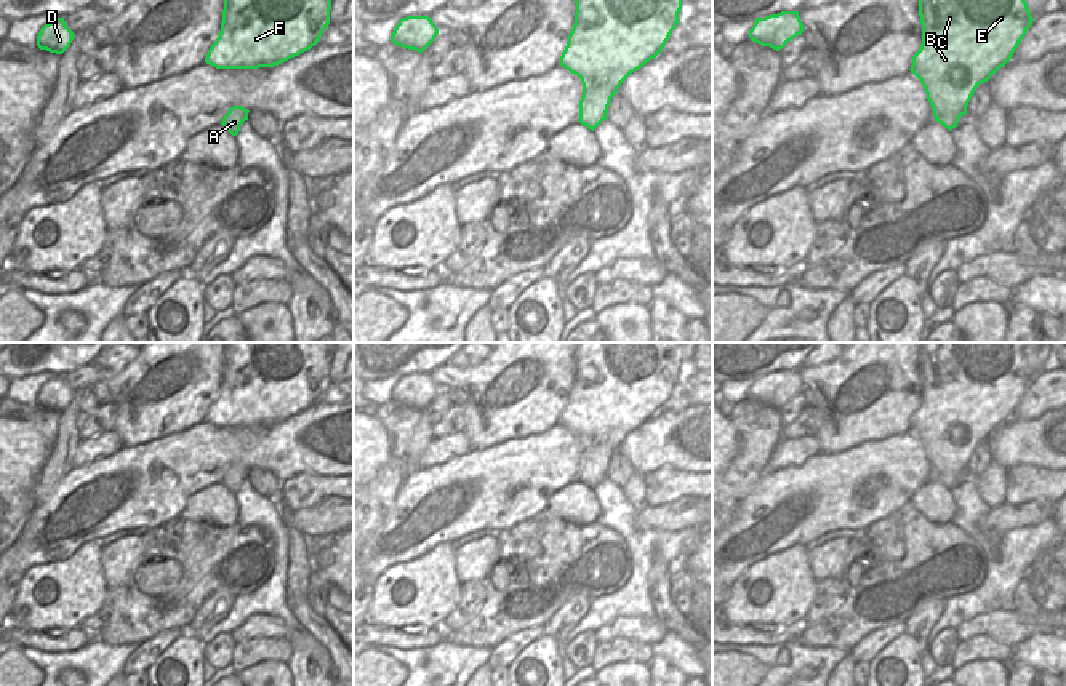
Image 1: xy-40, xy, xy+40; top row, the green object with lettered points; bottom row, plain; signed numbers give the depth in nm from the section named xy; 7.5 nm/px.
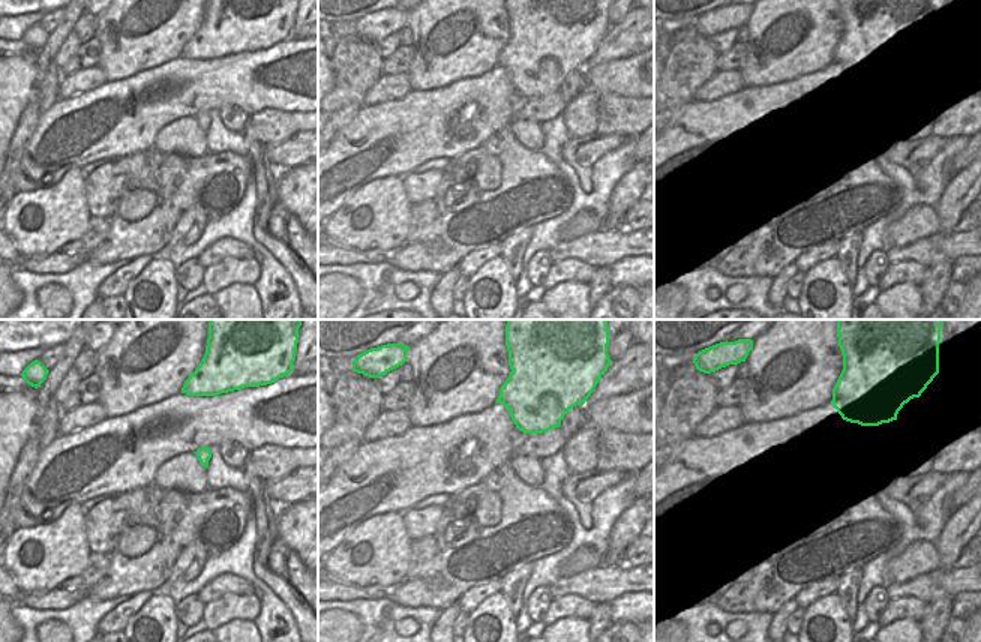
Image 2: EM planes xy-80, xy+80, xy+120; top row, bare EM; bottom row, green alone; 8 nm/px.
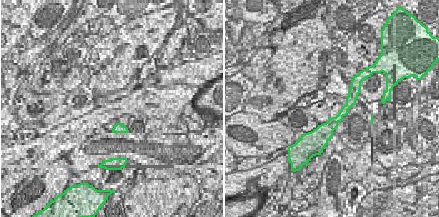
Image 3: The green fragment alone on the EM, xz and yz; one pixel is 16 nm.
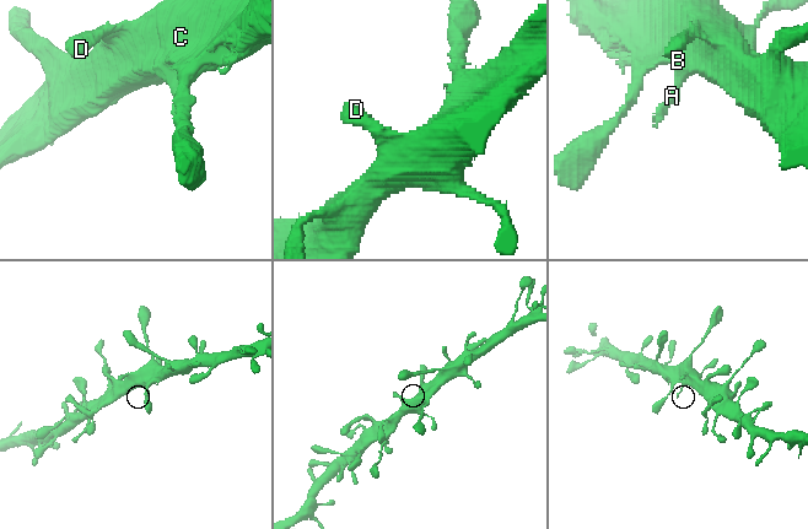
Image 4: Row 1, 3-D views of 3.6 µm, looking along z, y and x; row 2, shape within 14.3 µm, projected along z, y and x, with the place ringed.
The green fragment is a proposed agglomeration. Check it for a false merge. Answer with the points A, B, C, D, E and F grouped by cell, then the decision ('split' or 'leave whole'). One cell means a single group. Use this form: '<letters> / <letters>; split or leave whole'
A B C D E F; leave whole

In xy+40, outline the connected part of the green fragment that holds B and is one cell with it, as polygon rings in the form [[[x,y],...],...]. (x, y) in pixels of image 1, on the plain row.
[[[924,342],[919,352],[922,403],[911,430],[925,446],[933,475],[949,489],[959,485],[975,448],[1013,414],[1034,376],[1024,358],[1028,342]]]

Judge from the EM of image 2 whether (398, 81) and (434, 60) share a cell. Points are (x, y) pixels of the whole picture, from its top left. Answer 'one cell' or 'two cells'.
two cells

